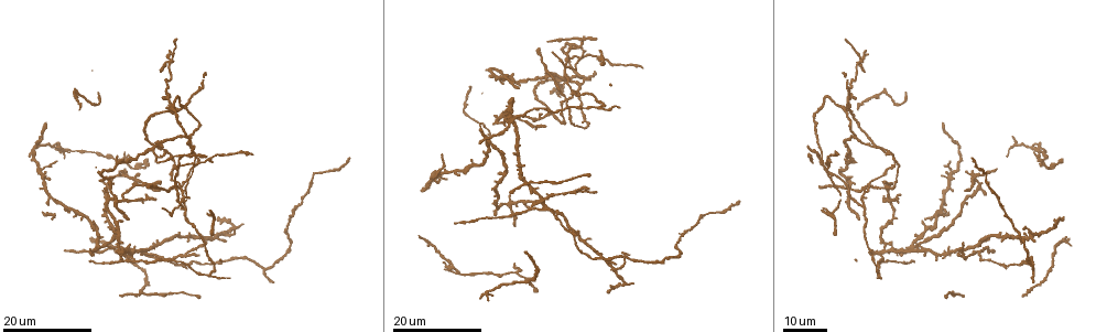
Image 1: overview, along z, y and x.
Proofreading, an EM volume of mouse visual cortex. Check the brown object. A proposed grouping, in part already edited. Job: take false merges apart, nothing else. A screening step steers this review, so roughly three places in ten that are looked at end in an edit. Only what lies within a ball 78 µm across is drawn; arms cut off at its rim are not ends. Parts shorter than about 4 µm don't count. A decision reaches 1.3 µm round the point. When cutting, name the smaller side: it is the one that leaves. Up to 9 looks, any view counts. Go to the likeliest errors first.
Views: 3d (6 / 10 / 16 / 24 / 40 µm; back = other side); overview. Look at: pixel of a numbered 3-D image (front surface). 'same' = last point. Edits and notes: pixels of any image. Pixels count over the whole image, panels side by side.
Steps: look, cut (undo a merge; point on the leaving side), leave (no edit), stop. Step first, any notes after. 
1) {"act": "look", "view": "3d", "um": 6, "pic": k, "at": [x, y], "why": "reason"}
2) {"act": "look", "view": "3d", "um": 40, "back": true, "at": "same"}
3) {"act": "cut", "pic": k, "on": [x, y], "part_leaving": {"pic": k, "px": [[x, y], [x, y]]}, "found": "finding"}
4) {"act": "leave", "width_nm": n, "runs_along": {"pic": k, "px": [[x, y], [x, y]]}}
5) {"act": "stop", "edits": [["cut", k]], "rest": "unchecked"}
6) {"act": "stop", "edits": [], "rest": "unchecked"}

{"act": "look", "view": "3d", "um": 24, "pic": 1, "at": [180, 185], "why": "four or more arms meet"}

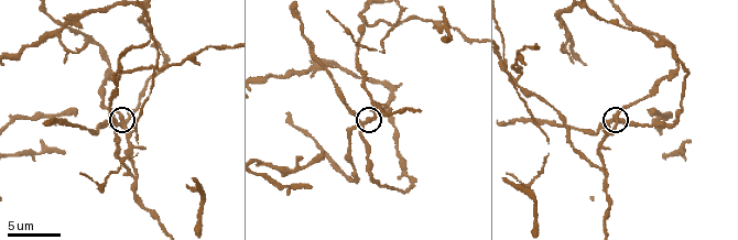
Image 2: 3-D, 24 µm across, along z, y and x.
{"act": "look", "view": "3d", "um": 6, "pic": 2, "at": [120, 117]}

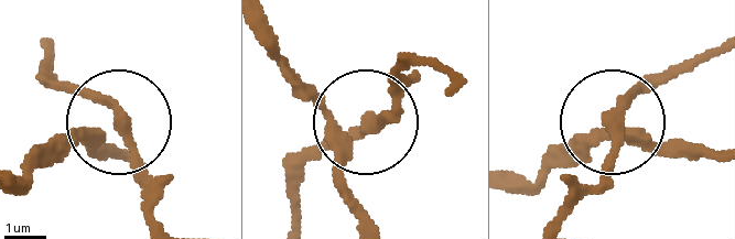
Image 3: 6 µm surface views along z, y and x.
{"act": "leave", "width_nm": 290, "runs_along": {"pic": 3, "px": [[406, 65], [378, 121], [293, 173]]}, "found": "all the same neuron"}

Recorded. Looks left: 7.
{"act": "look", "view": "3d", "um": 24, "pic": 1, "at": [617, 268]}

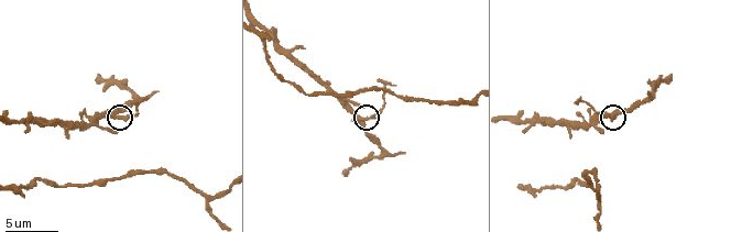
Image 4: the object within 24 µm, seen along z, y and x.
{"act": "look", "view": "3d", "um": 6, "pic": 4, "at": [364, 122], "why": "zoom in"}

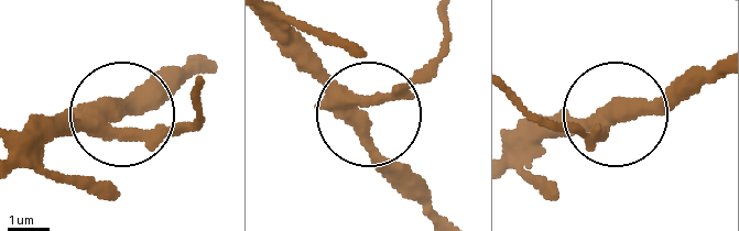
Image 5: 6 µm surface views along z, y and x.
{"act": "leave", "arms": 3, "found": "continuous, no second neuron"}

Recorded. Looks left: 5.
{"act": "look", "view": "3d", "um": 24, "pic": 1, "at": [510, 204]}

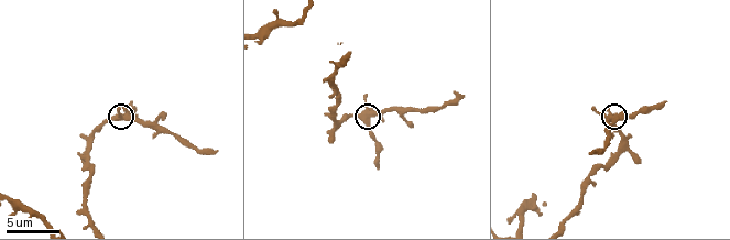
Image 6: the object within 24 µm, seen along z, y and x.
{"act": "look", "view": "3d", "um": 6, "pic": 6, "at": [368, 120], "why": "zoom in"}

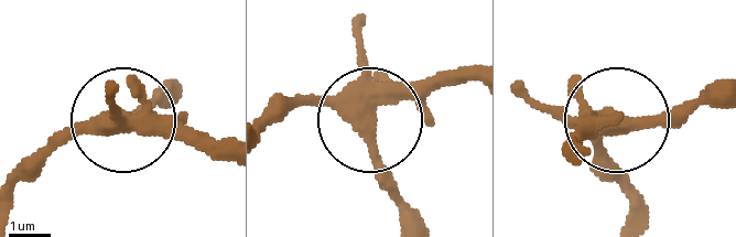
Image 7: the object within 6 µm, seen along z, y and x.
{"act": "leave", "side_arm_um": 11, "runs_along": {"pic": 7, "px": [[25, 183], [78, 133], [131, 119], [173, 119], [212, 137]]}, "found": "all the same neuron"}

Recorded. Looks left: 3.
{"act": "look", "view": "3d", "um": 10, "pic": 2, "at": [392, 87], "why": "a fork"}

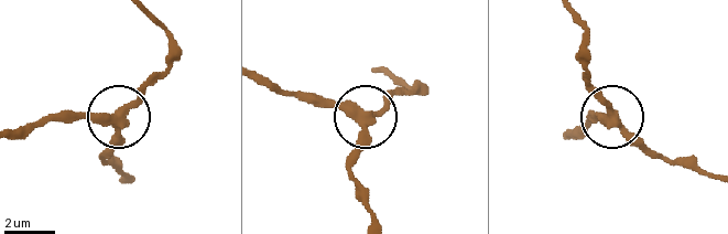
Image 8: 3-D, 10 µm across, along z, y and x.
{"act": "look", "view": "3d", "um": 6, "pic": 8, "at": [117, 112], "why": "closer look"}

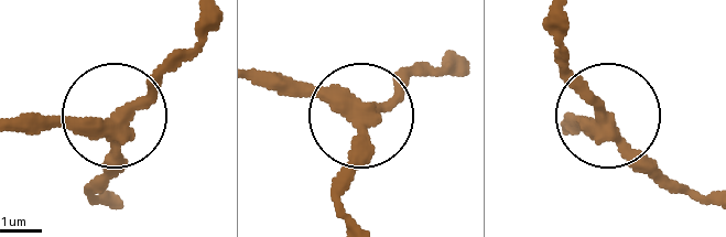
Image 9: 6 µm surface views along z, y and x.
{"act": "leave", "width_nm": 340, "found": "continuous, no second neuron"}

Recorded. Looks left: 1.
{"act": "stop", "edits": [], "rest": "unchecked"}

